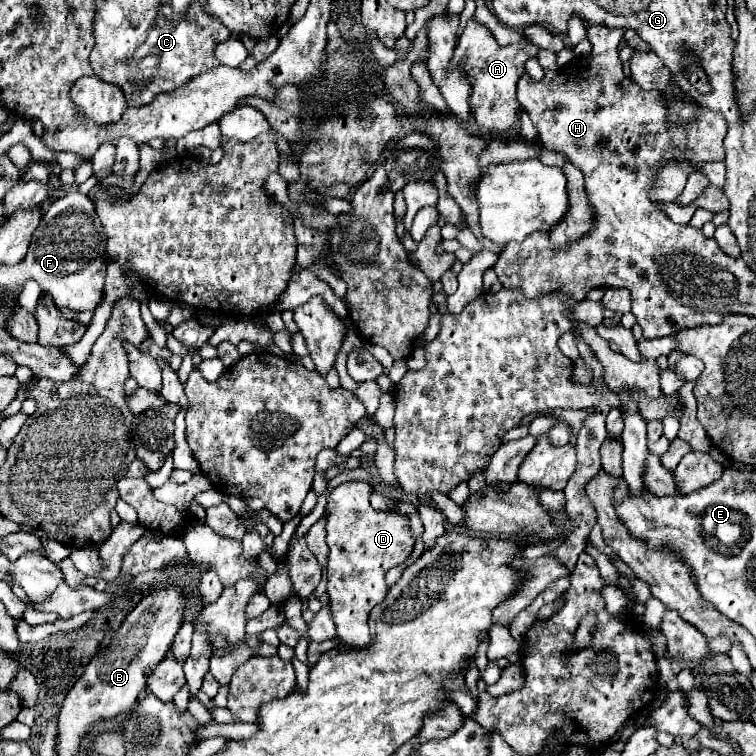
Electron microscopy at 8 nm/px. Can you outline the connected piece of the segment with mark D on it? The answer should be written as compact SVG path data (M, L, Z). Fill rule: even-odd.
M344 482L338 488L332 490L328 500L328 524L326 524L326 542L330 546L328 554L328 596L332 604L332 618L336 622L336 636L344 644L356 644L364 646L370 642L368 632L368 614L370 610L380 604L388 592L388 586L384 582L384 574L392 568L402 564L412 548L414 548L414 534L408 524L408 516L394 514L394 512L380 512L370 506L370 484L366 482ZM344 486L354 486L344 496Z

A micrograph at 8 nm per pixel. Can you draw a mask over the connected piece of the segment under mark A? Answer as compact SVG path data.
M474 18L468 20L458 38L452 66L466 58L464 70L472 84L470 106L480 126L480 136L504 136L518 126L518 114L522 108L516 102L516 82L520 74L524 74L524 62L536 54L538 48L525 39L517 44L498 46L498 42L492 38L492 32L488 32L484 24L478 24Z

